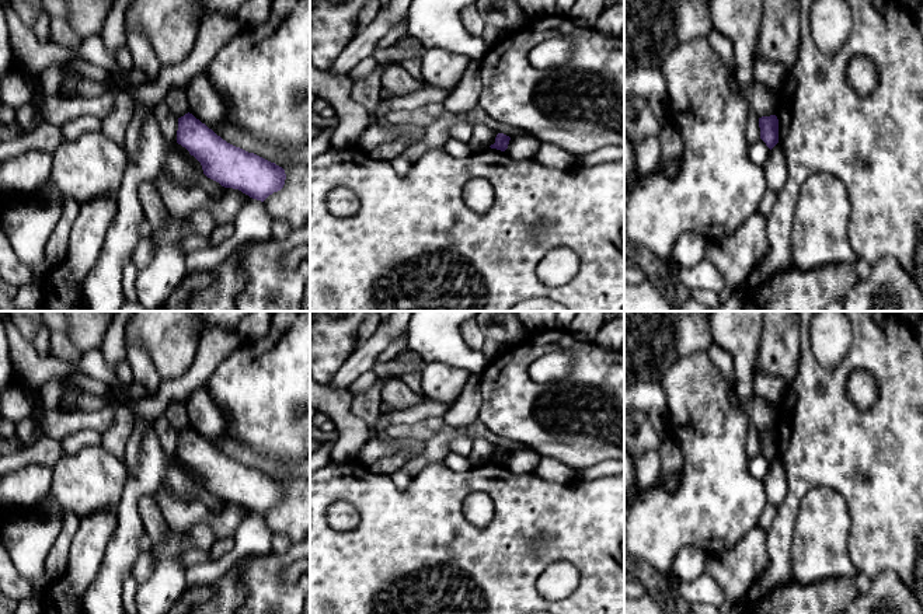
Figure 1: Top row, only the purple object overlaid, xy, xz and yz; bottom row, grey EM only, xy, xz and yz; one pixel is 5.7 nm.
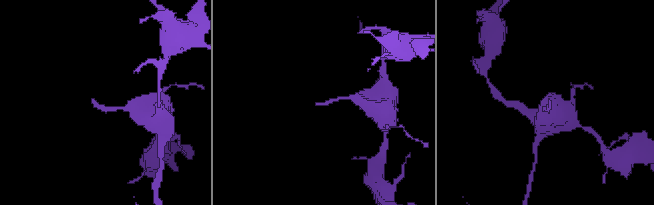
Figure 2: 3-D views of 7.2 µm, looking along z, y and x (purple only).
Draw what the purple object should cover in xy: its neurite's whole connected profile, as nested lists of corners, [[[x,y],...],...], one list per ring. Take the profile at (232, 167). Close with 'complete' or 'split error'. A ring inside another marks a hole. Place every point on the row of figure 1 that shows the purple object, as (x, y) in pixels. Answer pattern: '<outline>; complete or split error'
[[[189,112],[178,118],[177,143],[201,163],[208,178],[252,199],[264,202],[285,185],[282,167],[227,143]]]; complete

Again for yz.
[[[776,115],[759,118],[760,139],[772,150],[779,143],[779,119]]]; complete

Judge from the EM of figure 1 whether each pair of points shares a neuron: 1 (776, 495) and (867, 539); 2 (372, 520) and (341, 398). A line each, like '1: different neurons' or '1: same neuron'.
1: different neurons
2: different neurons

